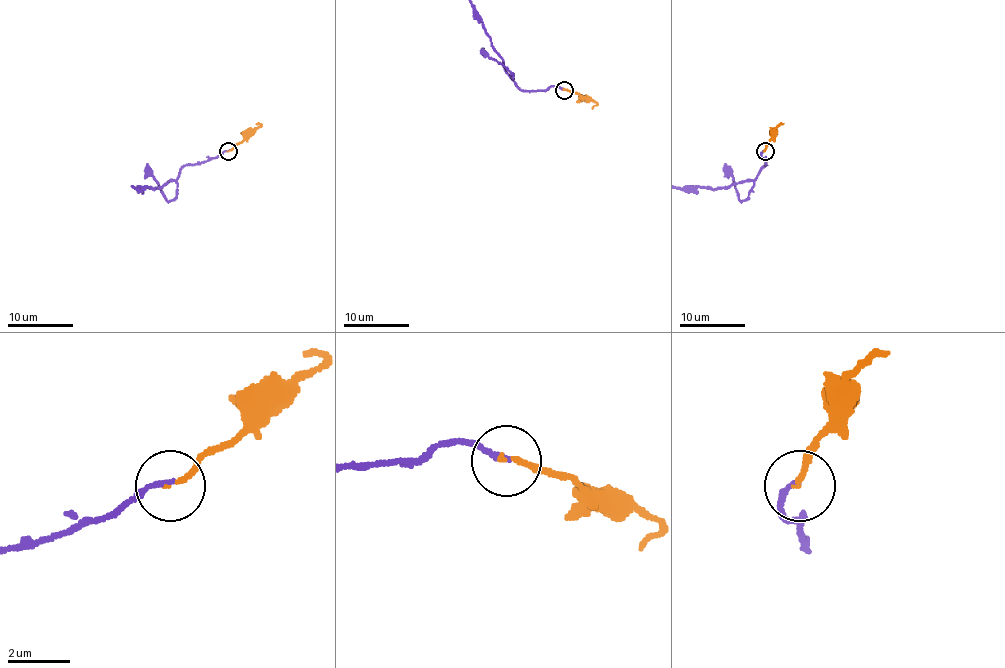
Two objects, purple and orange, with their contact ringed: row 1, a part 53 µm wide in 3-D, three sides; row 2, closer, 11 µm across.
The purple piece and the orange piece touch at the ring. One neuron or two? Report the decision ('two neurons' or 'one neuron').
one neuron

